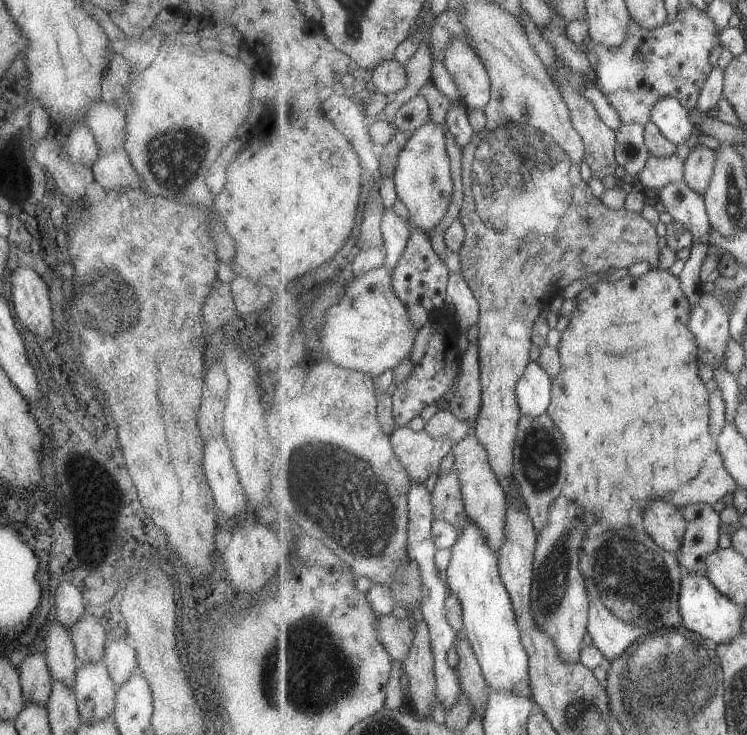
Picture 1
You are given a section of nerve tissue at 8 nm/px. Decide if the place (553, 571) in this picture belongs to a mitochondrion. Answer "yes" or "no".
yes

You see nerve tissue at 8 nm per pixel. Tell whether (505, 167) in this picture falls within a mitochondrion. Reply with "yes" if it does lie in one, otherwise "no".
yes

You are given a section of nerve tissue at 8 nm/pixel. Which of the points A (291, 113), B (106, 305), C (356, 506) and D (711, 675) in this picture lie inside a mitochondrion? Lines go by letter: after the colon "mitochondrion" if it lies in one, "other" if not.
A: other
B: mitochondrion
C: mitochondrion
D: mitochondrion

